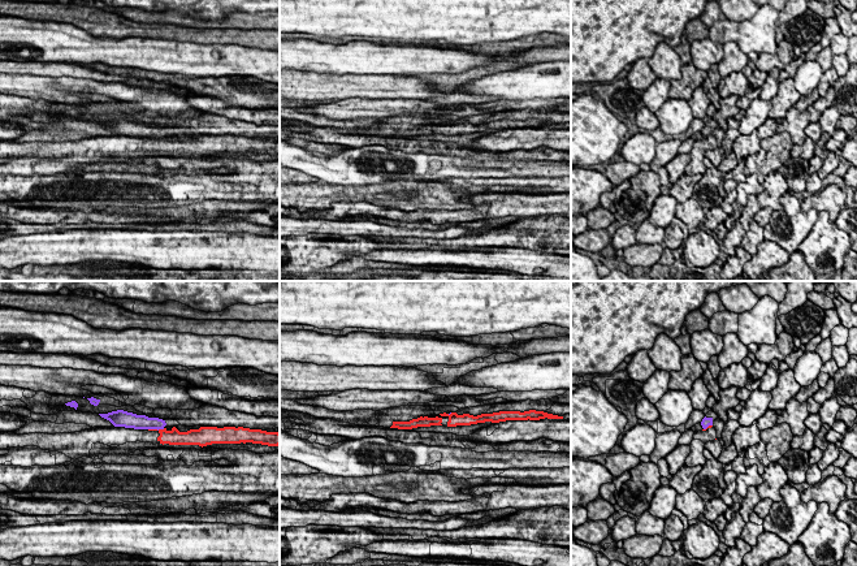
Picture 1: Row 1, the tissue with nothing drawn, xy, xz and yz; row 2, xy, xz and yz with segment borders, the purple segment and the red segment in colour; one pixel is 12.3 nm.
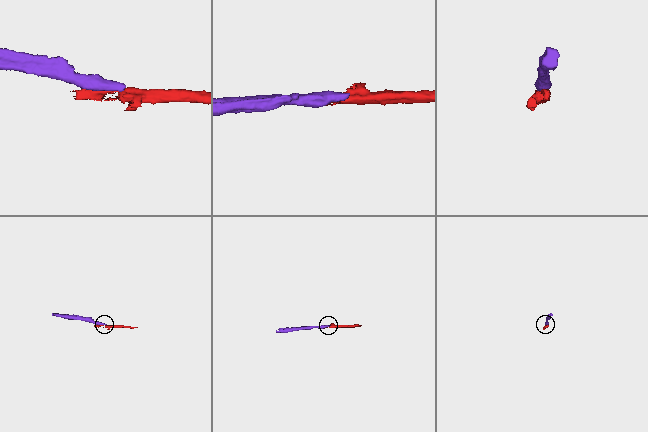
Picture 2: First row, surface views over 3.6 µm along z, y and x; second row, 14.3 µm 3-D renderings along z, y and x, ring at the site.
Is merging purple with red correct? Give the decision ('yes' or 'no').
no

